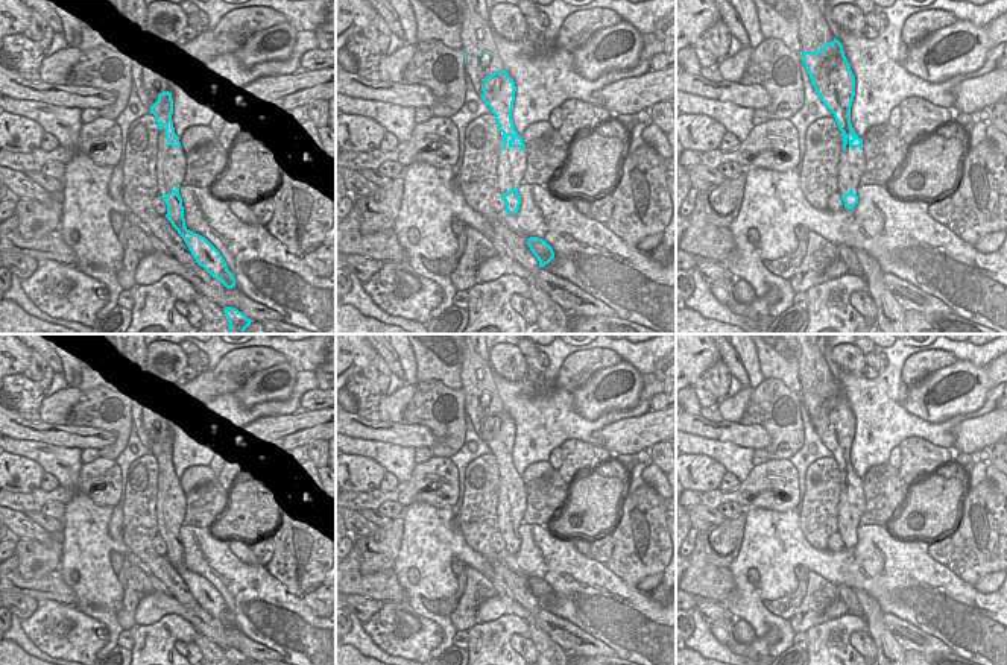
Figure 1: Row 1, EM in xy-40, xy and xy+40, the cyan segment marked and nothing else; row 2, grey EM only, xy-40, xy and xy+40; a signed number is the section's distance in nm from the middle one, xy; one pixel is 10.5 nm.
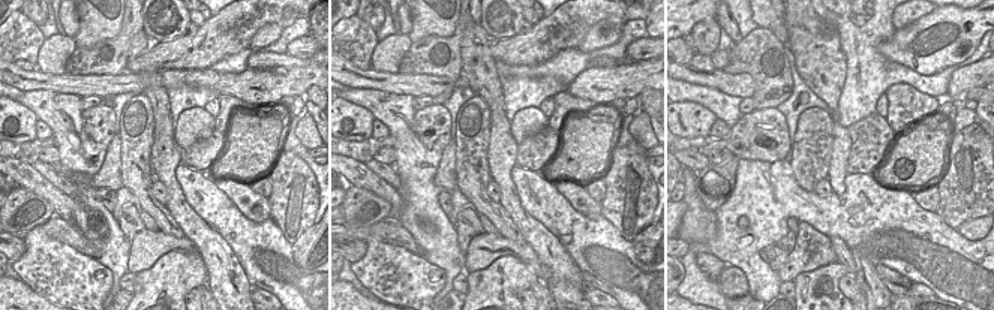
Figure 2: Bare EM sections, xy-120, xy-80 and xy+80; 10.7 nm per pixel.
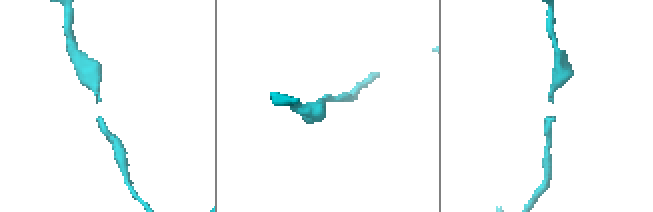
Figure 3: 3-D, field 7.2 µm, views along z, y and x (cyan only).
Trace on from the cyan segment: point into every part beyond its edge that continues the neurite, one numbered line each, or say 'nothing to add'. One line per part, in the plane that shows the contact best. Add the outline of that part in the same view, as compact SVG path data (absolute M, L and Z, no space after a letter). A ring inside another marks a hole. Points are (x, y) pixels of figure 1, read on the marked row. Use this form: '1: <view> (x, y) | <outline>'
nothing to add

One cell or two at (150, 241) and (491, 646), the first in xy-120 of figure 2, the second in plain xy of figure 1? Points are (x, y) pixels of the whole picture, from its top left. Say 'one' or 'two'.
two

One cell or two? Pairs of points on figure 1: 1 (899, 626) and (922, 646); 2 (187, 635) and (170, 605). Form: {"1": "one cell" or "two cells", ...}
{"1": "one cell", "2": "two cells"}

